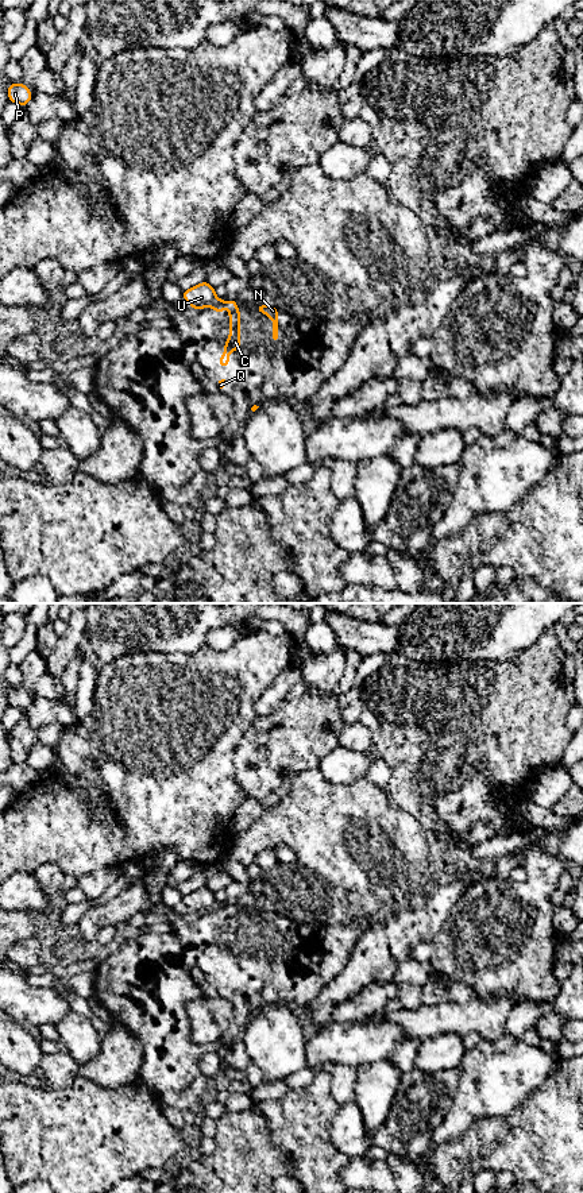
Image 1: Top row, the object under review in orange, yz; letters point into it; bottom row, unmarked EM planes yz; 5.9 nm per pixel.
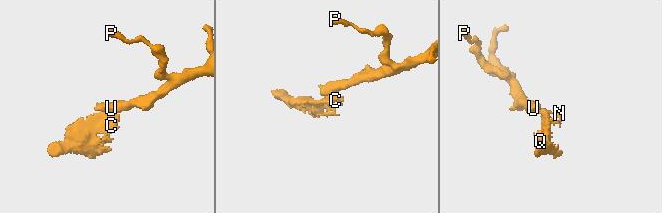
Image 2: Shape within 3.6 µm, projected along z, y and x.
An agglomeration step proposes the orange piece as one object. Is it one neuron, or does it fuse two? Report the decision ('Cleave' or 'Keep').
Cleave

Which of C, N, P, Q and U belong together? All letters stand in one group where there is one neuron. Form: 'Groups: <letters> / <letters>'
Groups: C N Q / P U

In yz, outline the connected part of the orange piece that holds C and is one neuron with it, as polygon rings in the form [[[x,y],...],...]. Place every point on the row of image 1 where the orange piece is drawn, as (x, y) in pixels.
[[[220,300],[213,305],[216,313],[224,313],[224,305],[229,305],[229,339],[224,343],[224,355],[219,358],[220,367],[229,367],[229,352],[240,350],[240,309],[238,300]]]

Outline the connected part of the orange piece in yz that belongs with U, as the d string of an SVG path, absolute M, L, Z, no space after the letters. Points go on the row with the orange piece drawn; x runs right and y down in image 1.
M206 281L182 292L182 298L190 304L192 309L213 306L219 300L215 287Z

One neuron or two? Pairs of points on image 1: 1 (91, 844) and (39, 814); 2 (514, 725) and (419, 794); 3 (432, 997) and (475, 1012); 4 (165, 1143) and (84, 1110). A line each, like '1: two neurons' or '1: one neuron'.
1: one neuron
2: one neuron
3: two neurons
4: one neuron

